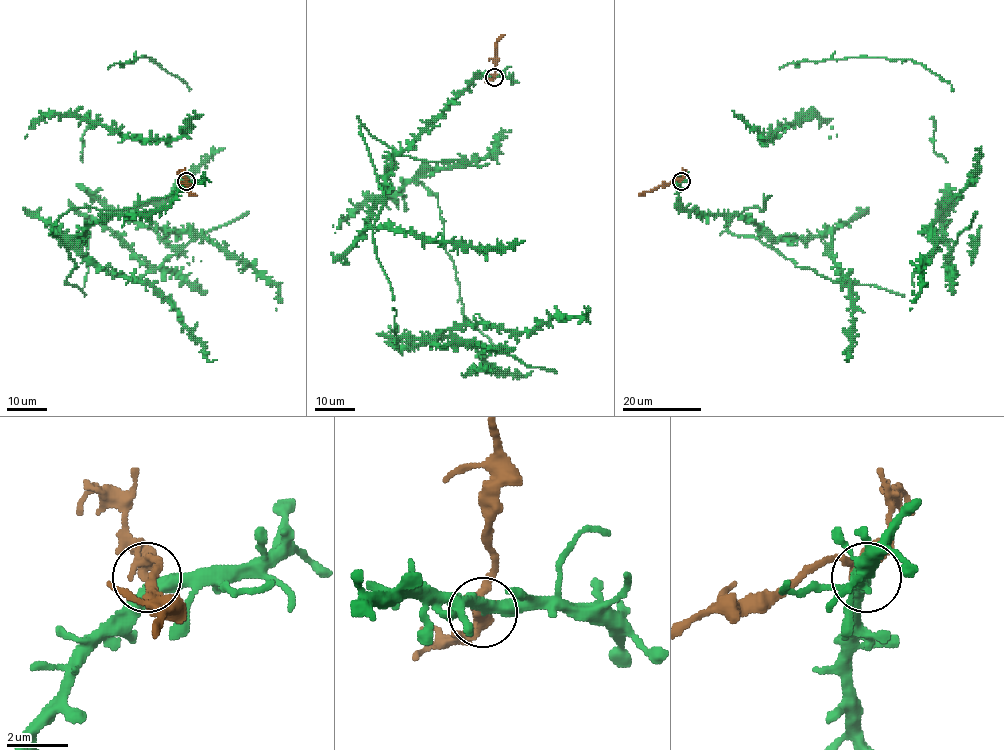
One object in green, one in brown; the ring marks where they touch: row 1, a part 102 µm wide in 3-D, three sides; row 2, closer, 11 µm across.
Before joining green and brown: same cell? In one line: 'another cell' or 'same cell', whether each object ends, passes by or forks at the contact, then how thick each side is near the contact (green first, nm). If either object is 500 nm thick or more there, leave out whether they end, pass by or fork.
another cell | green passes by | brown forks | 380/280 nm

